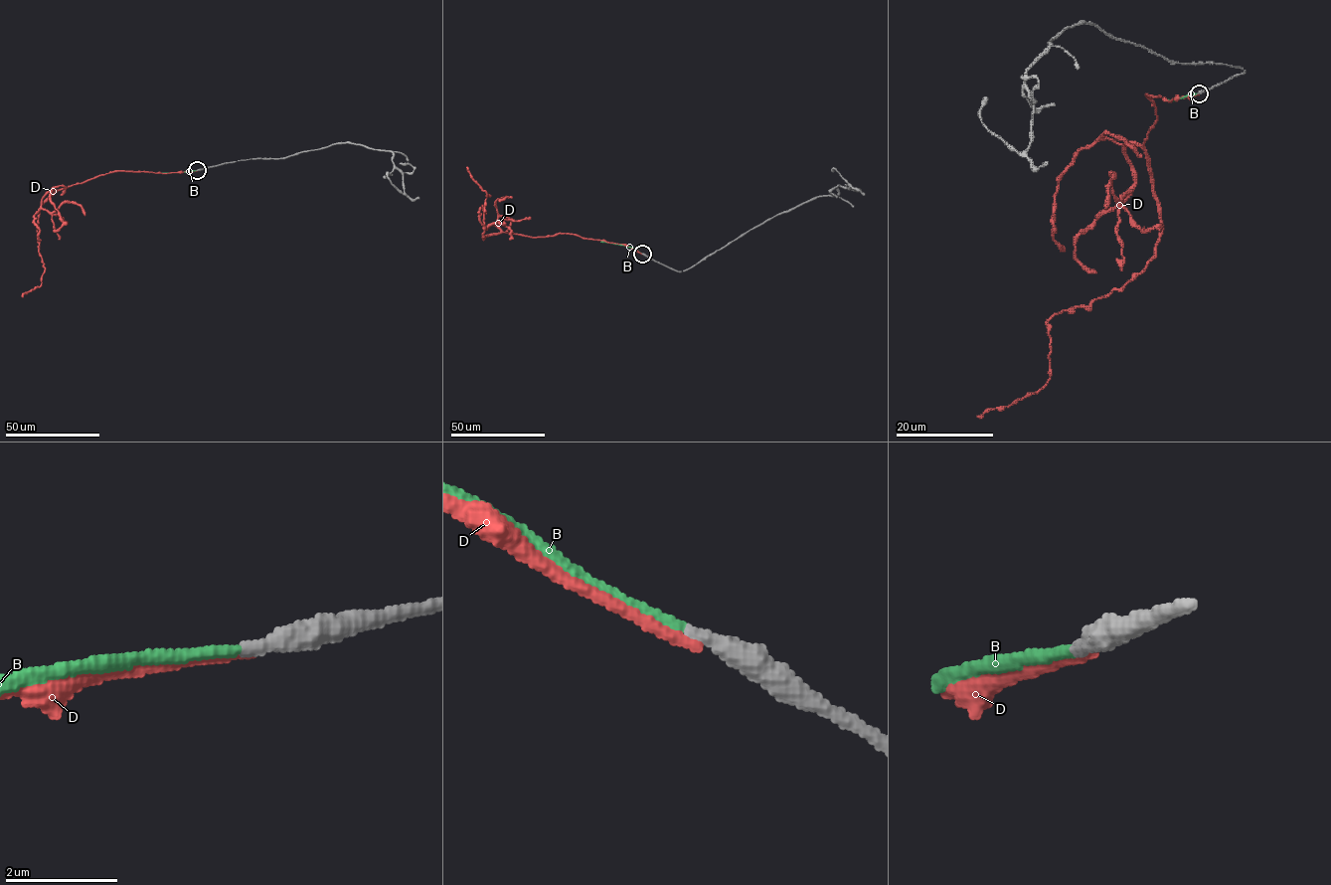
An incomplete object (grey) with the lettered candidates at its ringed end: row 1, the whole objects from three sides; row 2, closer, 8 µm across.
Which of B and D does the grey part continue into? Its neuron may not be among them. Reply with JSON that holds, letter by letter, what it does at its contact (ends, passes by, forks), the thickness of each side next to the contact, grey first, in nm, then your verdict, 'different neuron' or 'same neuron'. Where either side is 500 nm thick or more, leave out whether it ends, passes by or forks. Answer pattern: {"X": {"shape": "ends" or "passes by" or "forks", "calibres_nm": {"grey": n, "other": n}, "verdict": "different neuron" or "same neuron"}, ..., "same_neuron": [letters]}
{"B": {"shape": "ends", "calibres_nm": {"grey": 300, "other": 180}, "verdict": "same neuron"}, "D": {"shape": "ends", "calibres_nm": {"grey": 400, "other": 240}, "verdict": "different neuron"}, "same_neuron": ["B"]}

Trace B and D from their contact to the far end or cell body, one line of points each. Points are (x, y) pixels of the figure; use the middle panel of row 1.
B: (642, 254), (623, 245), (600, 242)
D: (642, 254), (628, 246), (571, 234), (530, 237), (501, 232), (483, 239), (485, 200), (490, 196), (466, 167)

